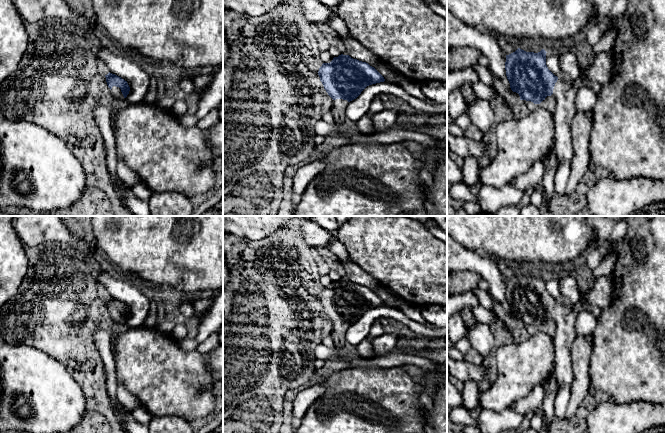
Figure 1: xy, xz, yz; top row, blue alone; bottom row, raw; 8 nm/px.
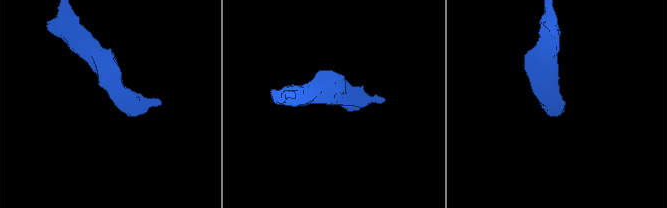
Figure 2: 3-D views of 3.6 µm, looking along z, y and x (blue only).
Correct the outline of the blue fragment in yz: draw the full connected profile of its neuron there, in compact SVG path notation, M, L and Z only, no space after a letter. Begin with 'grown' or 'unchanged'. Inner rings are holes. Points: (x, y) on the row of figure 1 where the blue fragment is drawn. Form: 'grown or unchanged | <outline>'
grown | M518 48L515 52L509 54L509 55L506 55L506 62L505 62L505 70L506 70L506 76L507 76L507 79L510 83L510 88L513 92L516 92L519 94L520 96L520 100L526 100L526 101L531 101L533 102L534 104L540 104L543 100L545 100L545 98L547 96L553 96L554 99L555 99L555 110L553 112L553 116L554 116L554 129L555 129L555 151L556 151L556 158L557 158L557 165L556 165L556 170L558 168L558 165L561 163L561 162L569 162L570 165L571 165L571 162L572 162L572 159L574 157L574 148L573 148L573 144L572 144L572 133L571 133L571 125L572 125L572 120L574 118L574 100L576 98L576 93L577 93L577 90L579 88L579 85L580 83L578 82L575 82L575 81L570 81L570 82L563 82L561 80L558 79L557 76L555 76L547 67L546 65L546 51L544 49L542 49L540 52L538 53L534 53L534 52L526 52L520 48Z

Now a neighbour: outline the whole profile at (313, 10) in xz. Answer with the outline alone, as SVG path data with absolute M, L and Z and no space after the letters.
M301 0L299 9L311 23L328 23L334 12L318 0Z

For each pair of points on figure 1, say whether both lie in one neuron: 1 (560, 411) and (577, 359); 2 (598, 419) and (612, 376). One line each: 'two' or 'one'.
1: two
2: two

